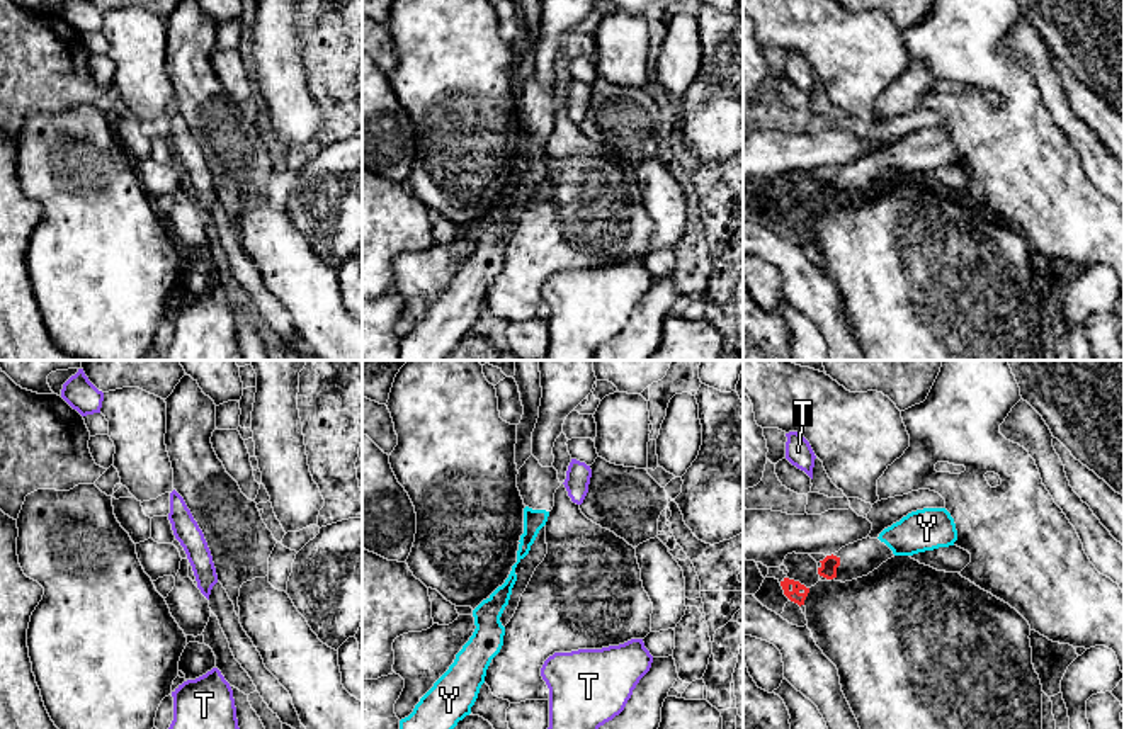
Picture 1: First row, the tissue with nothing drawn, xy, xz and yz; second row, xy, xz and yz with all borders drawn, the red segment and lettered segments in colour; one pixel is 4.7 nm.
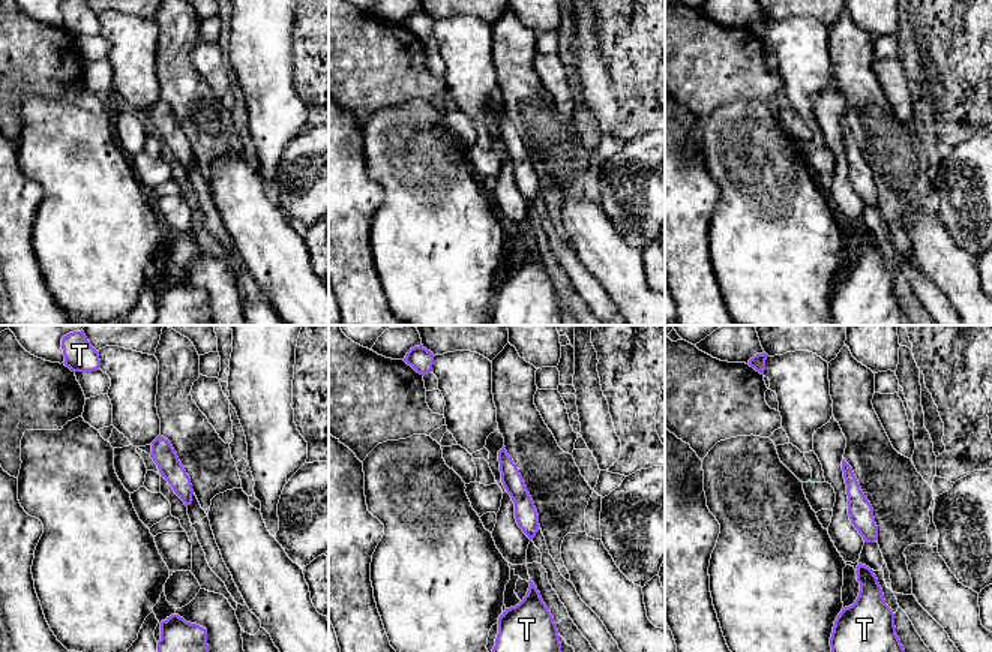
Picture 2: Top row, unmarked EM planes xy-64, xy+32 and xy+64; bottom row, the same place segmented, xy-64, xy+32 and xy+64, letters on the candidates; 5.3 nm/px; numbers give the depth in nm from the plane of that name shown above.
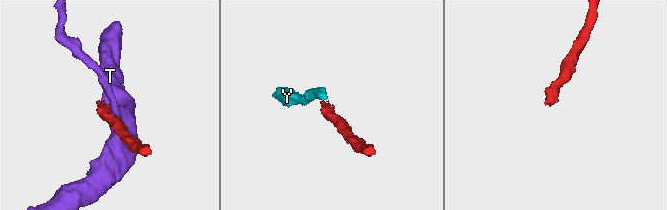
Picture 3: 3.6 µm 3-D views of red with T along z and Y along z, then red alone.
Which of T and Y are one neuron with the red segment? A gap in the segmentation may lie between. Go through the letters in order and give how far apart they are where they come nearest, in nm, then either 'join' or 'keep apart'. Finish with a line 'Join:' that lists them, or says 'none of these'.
T: 380 nm apart; keep apart
Y: 200 nm apart; join
Join: Y

